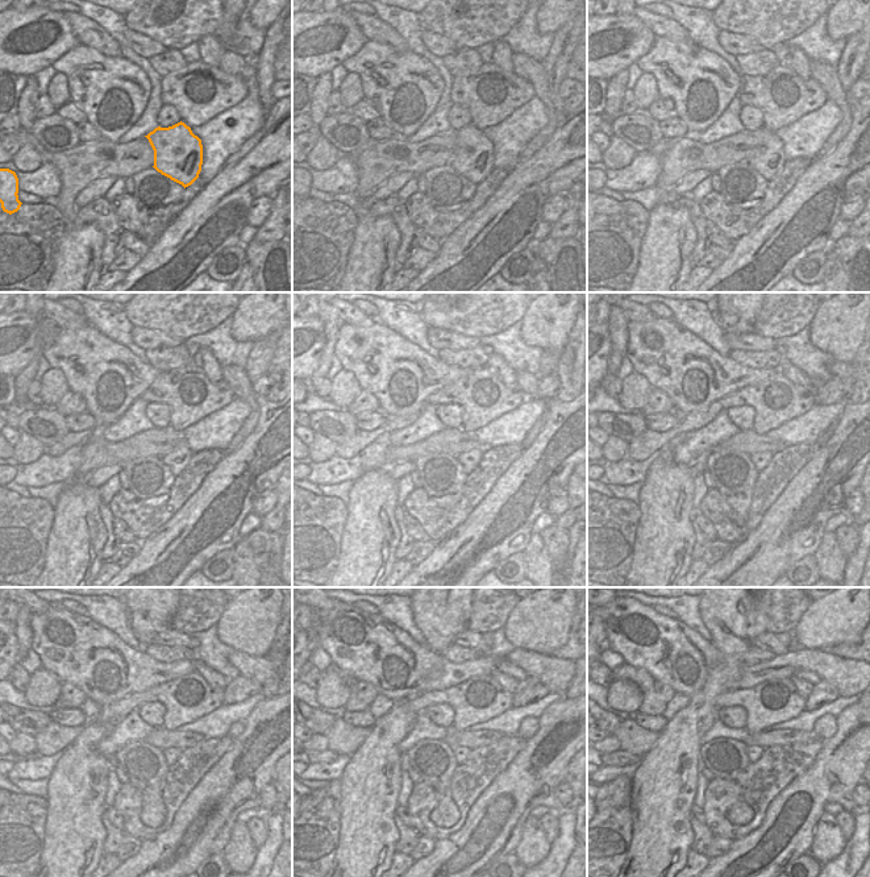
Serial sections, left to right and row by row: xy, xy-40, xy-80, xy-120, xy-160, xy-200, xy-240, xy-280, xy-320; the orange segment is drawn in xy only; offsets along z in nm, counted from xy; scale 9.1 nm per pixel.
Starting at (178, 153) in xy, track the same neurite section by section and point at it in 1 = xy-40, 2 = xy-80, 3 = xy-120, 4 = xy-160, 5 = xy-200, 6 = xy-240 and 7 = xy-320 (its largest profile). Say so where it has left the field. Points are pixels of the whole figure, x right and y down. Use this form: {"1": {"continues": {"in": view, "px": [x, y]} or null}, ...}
{"1": {"continues": {"in": "xy-40", "px": [473, 158]}}, "2": {"continues": {"in": "xy-80", "px": [769, 158]}}, "3": {"continues": {"in": "xy-120", "px": [178, 460]}}, "4": {"continues": {"in": "xy-160", "px": [469, 461]}}, "5": {"continues": {"in": "xy-200", "px": [760, 460]}}, "6": {"continues": {"in": "xy-240", "px": [171, 755]}}, "7": {"continues": {"in": "xy-320", "px": [754, 752]}}}

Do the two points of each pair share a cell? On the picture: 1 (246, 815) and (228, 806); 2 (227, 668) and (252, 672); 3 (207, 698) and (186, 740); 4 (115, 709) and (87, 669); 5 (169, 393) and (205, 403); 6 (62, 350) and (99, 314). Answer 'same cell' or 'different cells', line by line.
1: different cells
2: different cells
3: different cells
4: different cells
5: same cell
6: different cells

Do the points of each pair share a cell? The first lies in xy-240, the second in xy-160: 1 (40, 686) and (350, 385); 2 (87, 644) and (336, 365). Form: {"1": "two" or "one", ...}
{"1": "one", "2": "two"}

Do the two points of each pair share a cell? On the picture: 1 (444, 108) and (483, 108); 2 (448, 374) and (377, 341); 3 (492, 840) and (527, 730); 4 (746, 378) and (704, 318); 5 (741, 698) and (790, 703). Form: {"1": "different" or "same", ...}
{"1": "different", "2": "same", "3": "different", "4": "different", "5": "same"}

